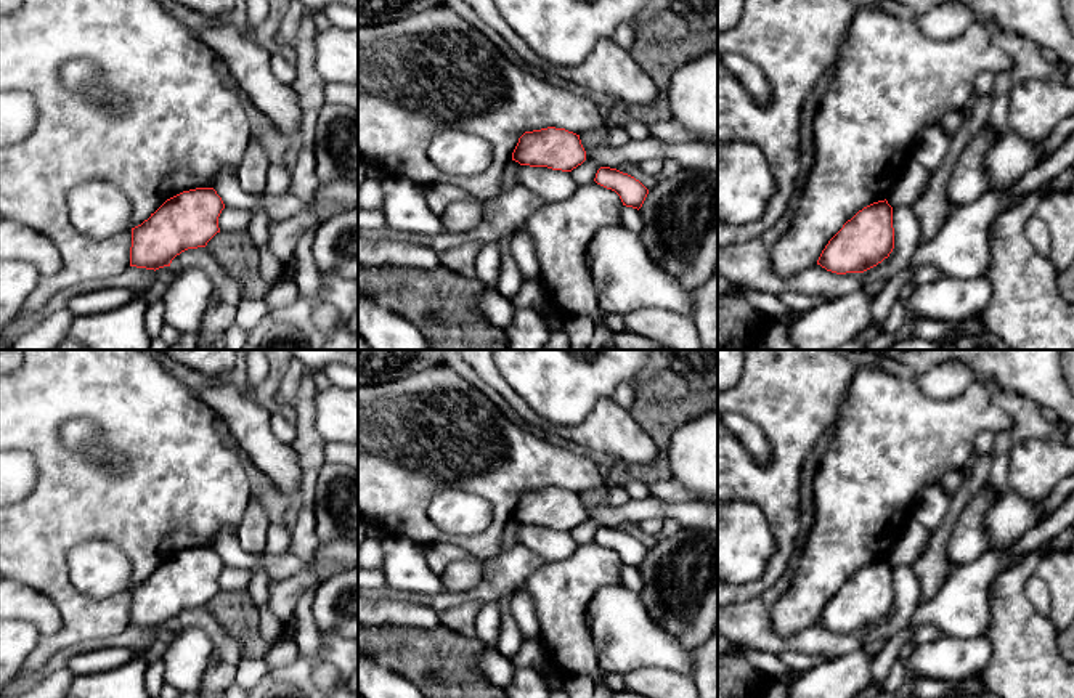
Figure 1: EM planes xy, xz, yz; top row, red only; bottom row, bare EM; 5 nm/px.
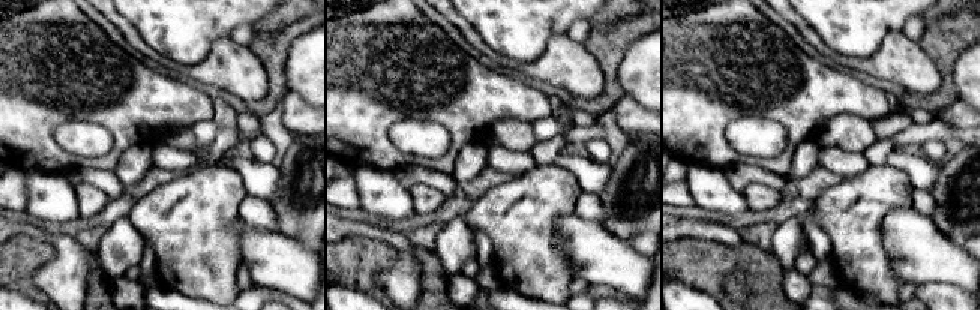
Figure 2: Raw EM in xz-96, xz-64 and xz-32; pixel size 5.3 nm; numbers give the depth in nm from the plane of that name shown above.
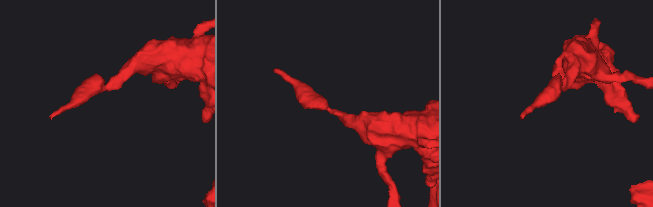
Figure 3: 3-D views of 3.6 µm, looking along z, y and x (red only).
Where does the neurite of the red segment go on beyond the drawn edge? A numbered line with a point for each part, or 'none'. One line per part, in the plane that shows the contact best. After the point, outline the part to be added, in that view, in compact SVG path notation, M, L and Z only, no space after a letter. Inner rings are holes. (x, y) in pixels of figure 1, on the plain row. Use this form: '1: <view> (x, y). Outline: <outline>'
none

